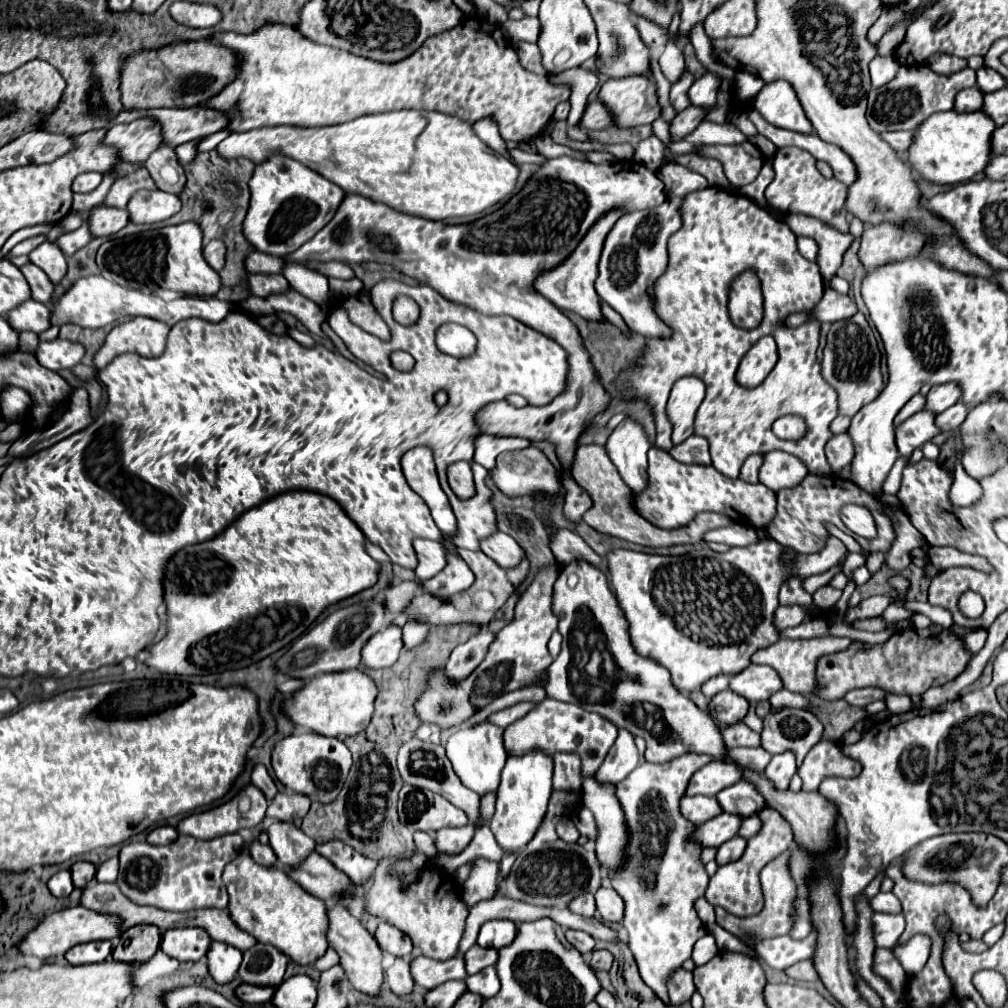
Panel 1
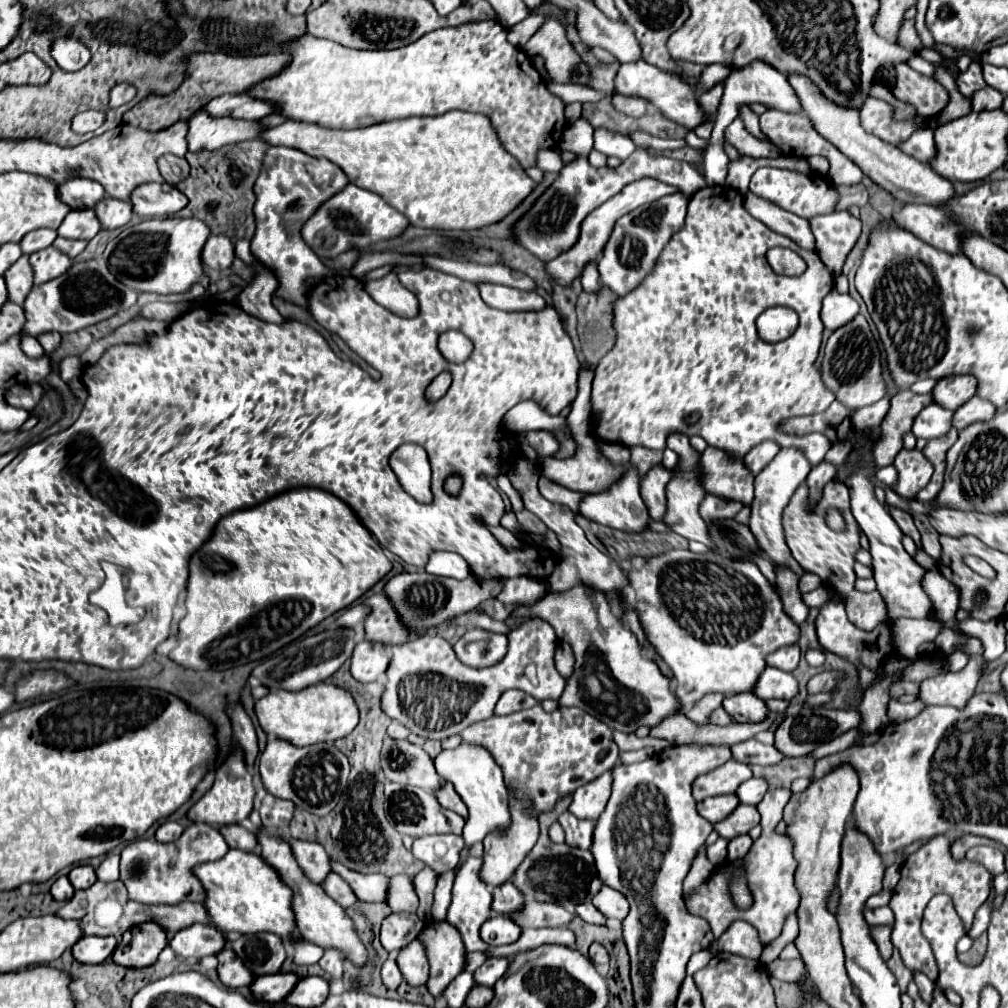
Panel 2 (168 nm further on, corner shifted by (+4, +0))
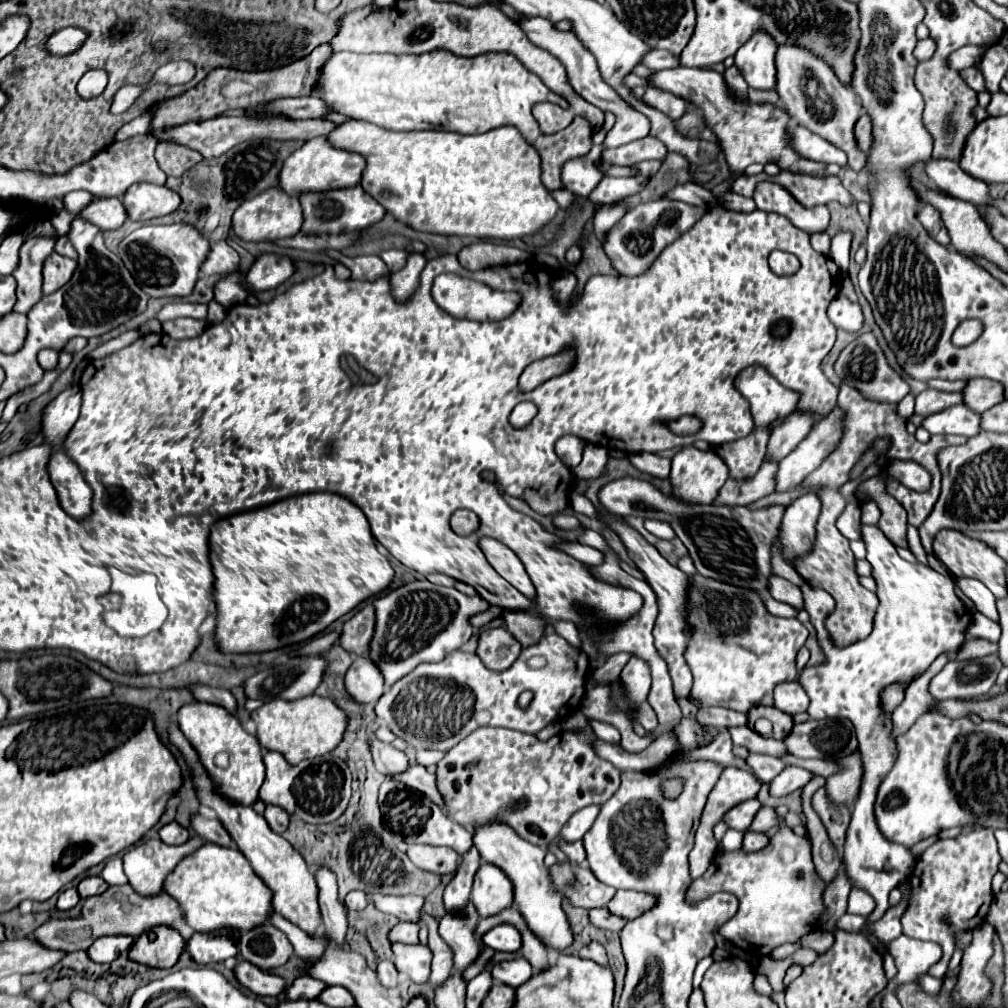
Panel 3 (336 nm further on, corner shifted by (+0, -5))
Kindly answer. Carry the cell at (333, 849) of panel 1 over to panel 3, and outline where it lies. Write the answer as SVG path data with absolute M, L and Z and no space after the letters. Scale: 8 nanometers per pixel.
M370 894L372 904L384 912L392 914L398 920L418 922L418 912L424 904L424 898L420 896L384 896L384 894Z

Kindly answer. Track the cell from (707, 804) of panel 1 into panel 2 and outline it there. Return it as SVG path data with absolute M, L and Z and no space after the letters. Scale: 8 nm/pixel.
M720 795L720 797L708 797L708 801L698 803L698 813L706 817L712 825L724 821L736 807L740 799L736 795Z

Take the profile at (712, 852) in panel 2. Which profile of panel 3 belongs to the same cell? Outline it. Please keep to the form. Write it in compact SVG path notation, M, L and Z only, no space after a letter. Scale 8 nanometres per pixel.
M728 830L726 834L724 834L724 838L722 838L722 842L720 842L720 850L724 850L724 852L734 852L734 850L738 850L740 846L742 846L742 832L736 832L736 830Z

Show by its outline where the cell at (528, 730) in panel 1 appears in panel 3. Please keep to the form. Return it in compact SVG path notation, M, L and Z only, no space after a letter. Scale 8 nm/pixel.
M586 724L584 730L564 730L546 742L534 734L520 734L508 728L484 726L474 730L438 762L438 788L446 800L448 816L470 832L474 822L502 820L528 842L546 848L546 844L556 840L556 834L560 834L564 822L568 822L576 810L590 804L604 804L620 786L620 770L592 750L590 740L594 736L590 724Z

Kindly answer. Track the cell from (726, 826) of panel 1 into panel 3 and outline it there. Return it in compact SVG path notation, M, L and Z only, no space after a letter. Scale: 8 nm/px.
M762 806L756 814L756 818L752 820L752 826L748 828L748 832L768 832L772 826L776 826L776 812L774 808Z

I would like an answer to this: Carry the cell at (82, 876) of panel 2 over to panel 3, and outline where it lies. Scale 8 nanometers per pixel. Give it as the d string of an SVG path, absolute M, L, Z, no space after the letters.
M88 876L88 878L80 880L78 894L80 894L80 898L88 898L88 896L102 894L106 888L108 888L108 884L100 876Z

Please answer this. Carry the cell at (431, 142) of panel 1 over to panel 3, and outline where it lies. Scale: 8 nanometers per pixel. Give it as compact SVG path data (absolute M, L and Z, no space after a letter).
M342 122L336 126L336 130L332 130L332 134L326 134L326 140L334 146L334 148L342 148L346 152L356 152L362 158L366 158L366 166L362 170L362 188L372 194L390 214L394 214L400 222L408 224L414 230L420 232L432 232L432 234L450 234L450 236L484 236L484 238L502 238L502 240L514 240L514 238L522 238L526 234L536 232L540 226L544 226L548 220L554 218L558 204L556 200L552 200L552 196L548 194L548 190L542 186L540 182L540 156L536 152L534 146L530 146L522 134L514 128L514 126L500 126L500 128L492 128L484 134L458 134L458 132L446 132L446 130L424 130L424 132L390 132L390 130L382 130L378 126L372 126L368 122Z

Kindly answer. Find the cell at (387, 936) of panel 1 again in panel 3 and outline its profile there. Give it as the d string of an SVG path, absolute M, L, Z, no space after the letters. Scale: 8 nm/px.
M398 922L388 938L390 942L402 942L402 944L416 944L418 942L418 930L420 930L420 924L416 922Z

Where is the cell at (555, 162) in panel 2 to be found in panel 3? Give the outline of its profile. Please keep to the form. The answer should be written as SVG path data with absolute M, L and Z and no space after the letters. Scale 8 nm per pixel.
M594 145L586 156L568 160L562 166L562 174L560 174L564 188L574 192L576 196L586 198L602 178L602 172L598 172L594 166L594 160L601 158L602 152L601 145Z

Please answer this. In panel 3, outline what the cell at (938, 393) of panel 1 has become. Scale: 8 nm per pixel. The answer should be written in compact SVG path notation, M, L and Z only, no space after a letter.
M972 378L962 390L962 402L976 412L984 412L1002 400L1002 386L988 378Z

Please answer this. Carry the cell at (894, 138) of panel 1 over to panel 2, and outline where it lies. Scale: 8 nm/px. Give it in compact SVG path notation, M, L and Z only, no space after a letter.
M918 129L916 133L912 133L912 137L908 141L904 141L900 145L900 149L918 159L920 163L930 163L932 157L936 157L936 145L934 145L934 135L932 129Z

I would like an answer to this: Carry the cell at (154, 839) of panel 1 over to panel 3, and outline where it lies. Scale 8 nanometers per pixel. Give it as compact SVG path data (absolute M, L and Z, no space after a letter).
M170 822L160 830L160 838L166 844L184 844L190 836L188 836L188 830L184 826L180 826L178 822Z

